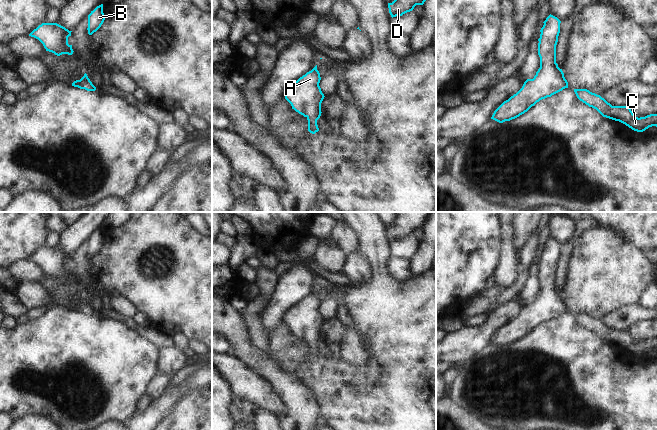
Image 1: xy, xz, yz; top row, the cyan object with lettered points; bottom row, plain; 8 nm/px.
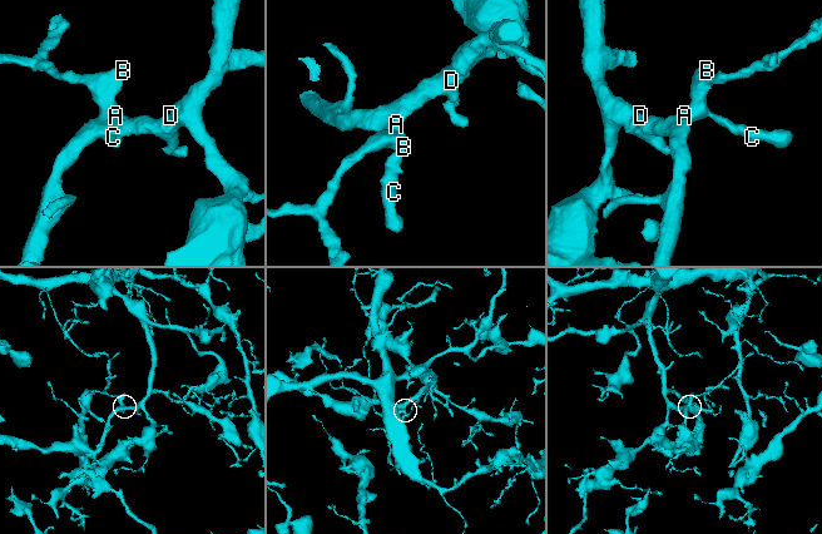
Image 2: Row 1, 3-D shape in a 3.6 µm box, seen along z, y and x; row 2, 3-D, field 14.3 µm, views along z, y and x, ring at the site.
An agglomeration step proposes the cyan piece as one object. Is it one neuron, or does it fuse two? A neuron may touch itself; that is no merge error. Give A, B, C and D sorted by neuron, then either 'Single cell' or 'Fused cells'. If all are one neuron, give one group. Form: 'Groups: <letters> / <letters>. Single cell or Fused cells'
Groups: A B C D. Single cell

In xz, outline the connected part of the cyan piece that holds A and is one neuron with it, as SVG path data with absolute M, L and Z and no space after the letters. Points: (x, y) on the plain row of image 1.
M317 289L297 305L287 310L285 323L299 338L308 344L308 355L315 358L319 355L317 344L321 340L321 327L324 318L319 310L321 301Z

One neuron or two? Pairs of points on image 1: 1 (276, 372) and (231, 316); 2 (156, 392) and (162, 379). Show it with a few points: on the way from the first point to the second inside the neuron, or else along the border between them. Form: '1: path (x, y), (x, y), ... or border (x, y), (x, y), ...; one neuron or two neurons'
1: path (261, 361), (240, 340), (236, 331); one neuron
2: path (157, 389), (160, 382); one neuron

